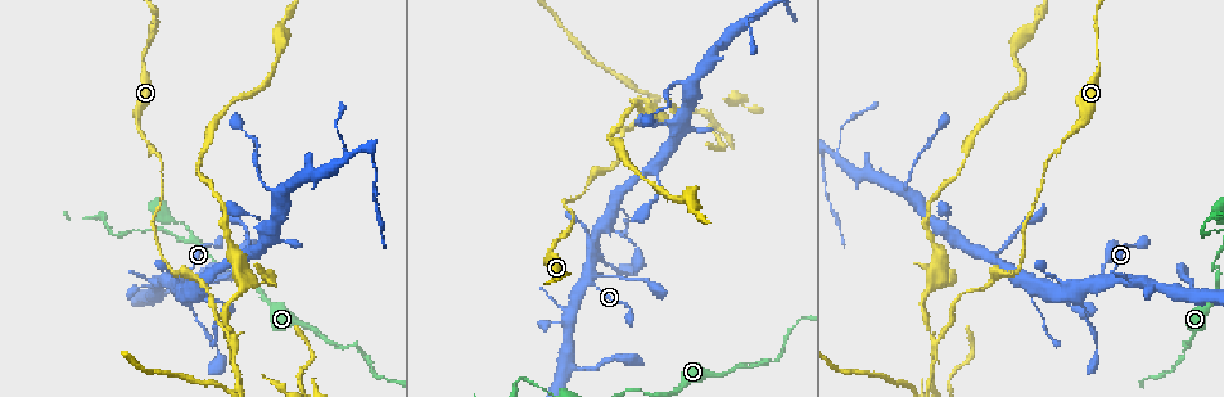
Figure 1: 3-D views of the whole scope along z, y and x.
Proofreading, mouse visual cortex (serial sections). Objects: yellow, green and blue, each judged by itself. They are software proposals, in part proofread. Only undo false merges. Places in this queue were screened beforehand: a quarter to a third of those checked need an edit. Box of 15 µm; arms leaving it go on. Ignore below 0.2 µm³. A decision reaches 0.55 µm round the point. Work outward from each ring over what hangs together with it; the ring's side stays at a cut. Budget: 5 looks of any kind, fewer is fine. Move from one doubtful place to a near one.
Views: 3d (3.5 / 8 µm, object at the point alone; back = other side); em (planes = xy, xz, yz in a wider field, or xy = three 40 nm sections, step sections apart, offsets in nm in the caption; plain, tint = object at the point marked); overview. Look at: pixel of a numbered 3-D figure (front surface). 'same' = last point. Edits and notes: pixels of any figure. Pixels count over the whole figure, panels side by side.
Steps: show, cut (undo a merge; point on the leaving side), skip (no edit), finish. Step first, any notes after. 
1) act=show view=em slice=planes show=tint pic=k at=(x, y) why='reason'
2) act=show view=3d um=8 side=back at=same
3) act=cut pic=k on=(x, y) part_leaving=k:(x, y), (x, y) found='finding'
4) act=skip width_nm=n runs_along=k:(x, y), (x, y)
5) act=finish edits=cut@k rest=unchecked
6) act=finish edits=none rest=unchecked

act=show view=3d um=8 pic=1 at=(524, 378) why='abrupt turn'

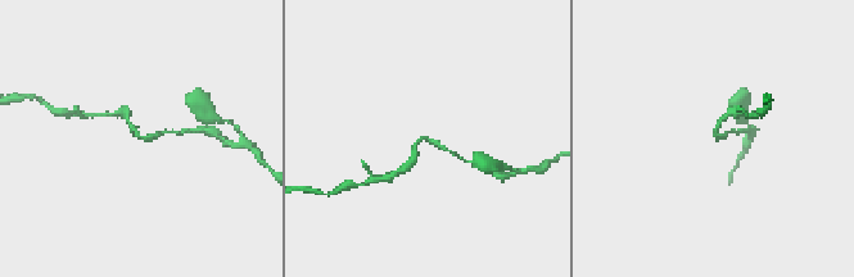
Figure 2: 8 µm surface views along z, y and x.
act=show view=3d um=3.5 pic=2 at=(425, 139)

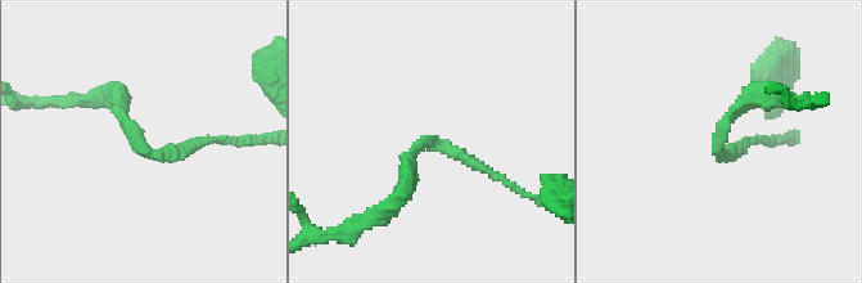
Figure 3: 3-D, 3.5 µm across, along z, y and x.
act=show view=em slice=xy step=1 show=tint pic=3 at=(720, 152) arm_widths_nm=100,200

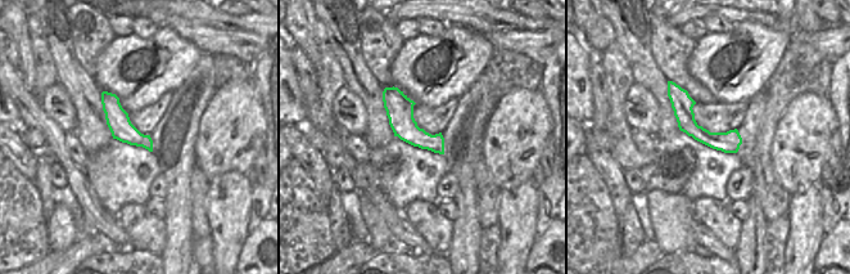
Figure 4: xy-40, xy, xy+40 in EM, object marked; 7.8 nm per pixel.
act=skip runs_along=3:(216, 140), (144, 152), (117, 93) found='all the same cell'

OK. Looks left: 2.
act=show view=3d um=3.5 pic=1 at=(226, 341)

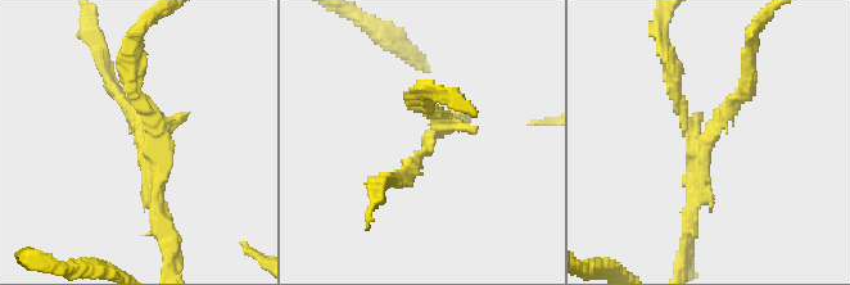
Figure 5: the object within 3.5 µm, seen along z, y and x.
act=show view=em slice=xy step=5 show=tint pic=5 at=(141, 136) why='need the tissue'

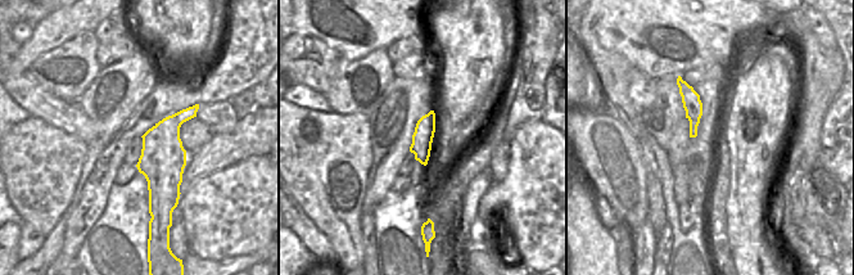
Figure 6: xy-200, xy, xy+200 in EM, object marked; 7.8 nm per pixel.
act=cut pic=5 on=(138, 103) part_leaving=5:(143, 141), (135, 40) found='two cells meet here'

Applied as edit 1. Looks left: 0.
act=finish edits=cut@5 rest=unchecked

